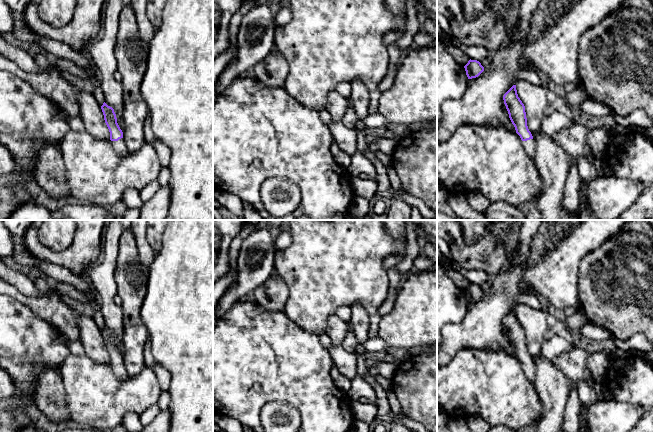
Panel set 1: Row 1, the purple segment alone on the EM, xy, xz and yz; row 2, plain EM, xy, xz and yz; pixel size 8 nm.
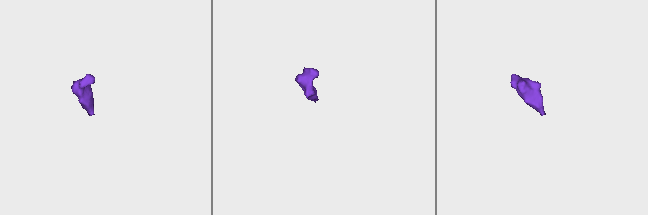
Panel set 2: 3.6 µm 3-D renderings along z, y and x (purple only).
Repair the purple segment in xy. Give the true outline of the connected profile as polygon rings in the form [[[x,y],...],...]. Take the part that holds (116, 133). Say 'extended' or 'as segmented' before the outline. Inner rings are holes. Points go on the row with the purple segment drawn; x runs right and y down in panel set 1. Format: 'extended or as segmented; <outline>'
extended; [[[105,102],[101,106],[105,123],[110,132],[110,140],[112,141],[112,146],[117,154],[126,155],[128,153],[128,148],[123,139],[123,132],[120,129],[116,114],[114,109],[108,106]]]

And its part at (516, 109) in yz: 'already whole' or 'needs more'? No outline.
needs more

